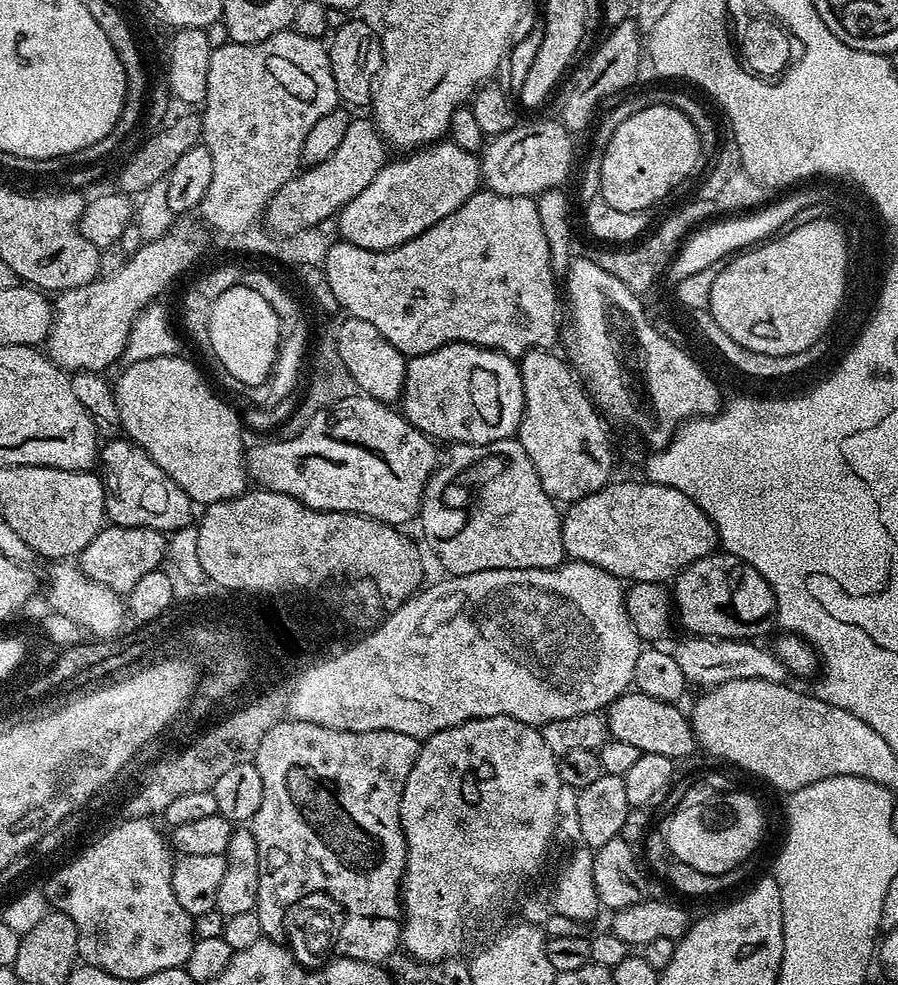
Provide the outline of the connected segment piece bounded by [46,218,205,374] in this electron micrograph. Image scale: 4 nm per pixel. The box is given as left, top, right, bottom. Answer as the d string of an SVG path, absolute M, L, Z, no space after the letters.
M192 218L181 219L174 223L166 234L162 234L157 240L143 243L138 251L131 253L120 273L116 273L112 277L100 276L91 280L86 286L78 286L74 290L59 293L54 300L52 330L48 333L46 341L48 359L69 374L77 372L103 373L108 370L104 368L110 367L116 359L120 360L125 355L131 330L141 312L148 305L159 301L161 299L159 296L171 286L172 280L178 279L203 254L205 229L199 223L197 224L192 221Z

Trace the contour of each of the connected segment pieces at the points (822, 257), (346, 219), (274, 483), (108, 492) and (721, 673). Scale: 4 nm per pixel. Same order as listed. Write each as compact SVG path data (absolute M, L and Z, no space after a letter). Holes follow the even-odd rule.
M813 222L808 228L794 230L789 227L783 234L753 246L727 261L722 274L711 287L707 311L738 342L738 346L760 348L760 352L796 352L808 340L816 340L816 332L828 324L836 300L840 300L844 281L844 240L840 232L827 222Z
M437 142L405 156L405 160L389 159L384 163L382 170L374 174L374 182L338 213L339 239L343 243L375 252L408 244L481 191L481 157L454 142Z
M357 394L350 398L342 398L335 408L327 408L314 418L310 418L310 426L298 434L298 438L289 440L273 439L273 444L260 444L257 448L249 447L246 452L246 467L248 475L253 481L256 480L261 489L269 492L281 492L287 496L293 496L295 500L300 500L307 508L316 508L320 512L355 512L358 516L369 516L372 520L379 520L381 524L391 524L393 526L404 526L407 520L417 519L420 503L424 500L424 491L428 485L428 479L438 467L438 456L436 460L437 445L429 437L411 424L399 411L393 410L389 405L383 404L380 400L375 400L372 396Z
M127 438L107 441L98 452L99 467L104 467L104 507L106 516L113 525L122 528L153 528L171 534L191 525L194 505L182 486L155 464L146 454ZM105 447L105 448L104 448Z
M689 635L688 640L680 640L676 648L671 649L674 662L678 662L682 674L688 679L689 685L701 684L701 689L707 690L718 684L734 682L735 680L765 680L775 684L785 683L790 673L779 656L771 647L763 648L748 638L729 638L728 636L698 636Z

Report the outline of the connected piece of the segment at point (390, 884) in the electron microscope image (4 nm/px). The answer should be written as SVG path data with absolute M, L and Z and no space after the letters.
M291 718L280 720L262 738L254 759L258 774L262 774L262 806L258 806L256 815L250 821L250 827L254 834L254 842L258 842L258 902L256 903L254 919L260 923L260 928L264 931L261 933L265 937L276 938L281 935L286 913L293 906L299 905L303 901L300 900L303 896L320 895L329 896L344 911L345 922L356 924L357 934L364 936L364 944L355 944L352 940L344 940L340 944L339 941L338 952L340 956L349 956L355 960L365 960L371 964L383 965L384 959L395 948L401 947L402 885L406 870L406 858L408 857L408 843L404 837L402 822L400 821L400 803L402 802L402 790L406 786L406 778L410 778L410 770L414 766L416 755L420 753L420 745L421 741L417 737L410 734L398 734L394 730L351 732L350 730L327 728L314 722L302 722Z

